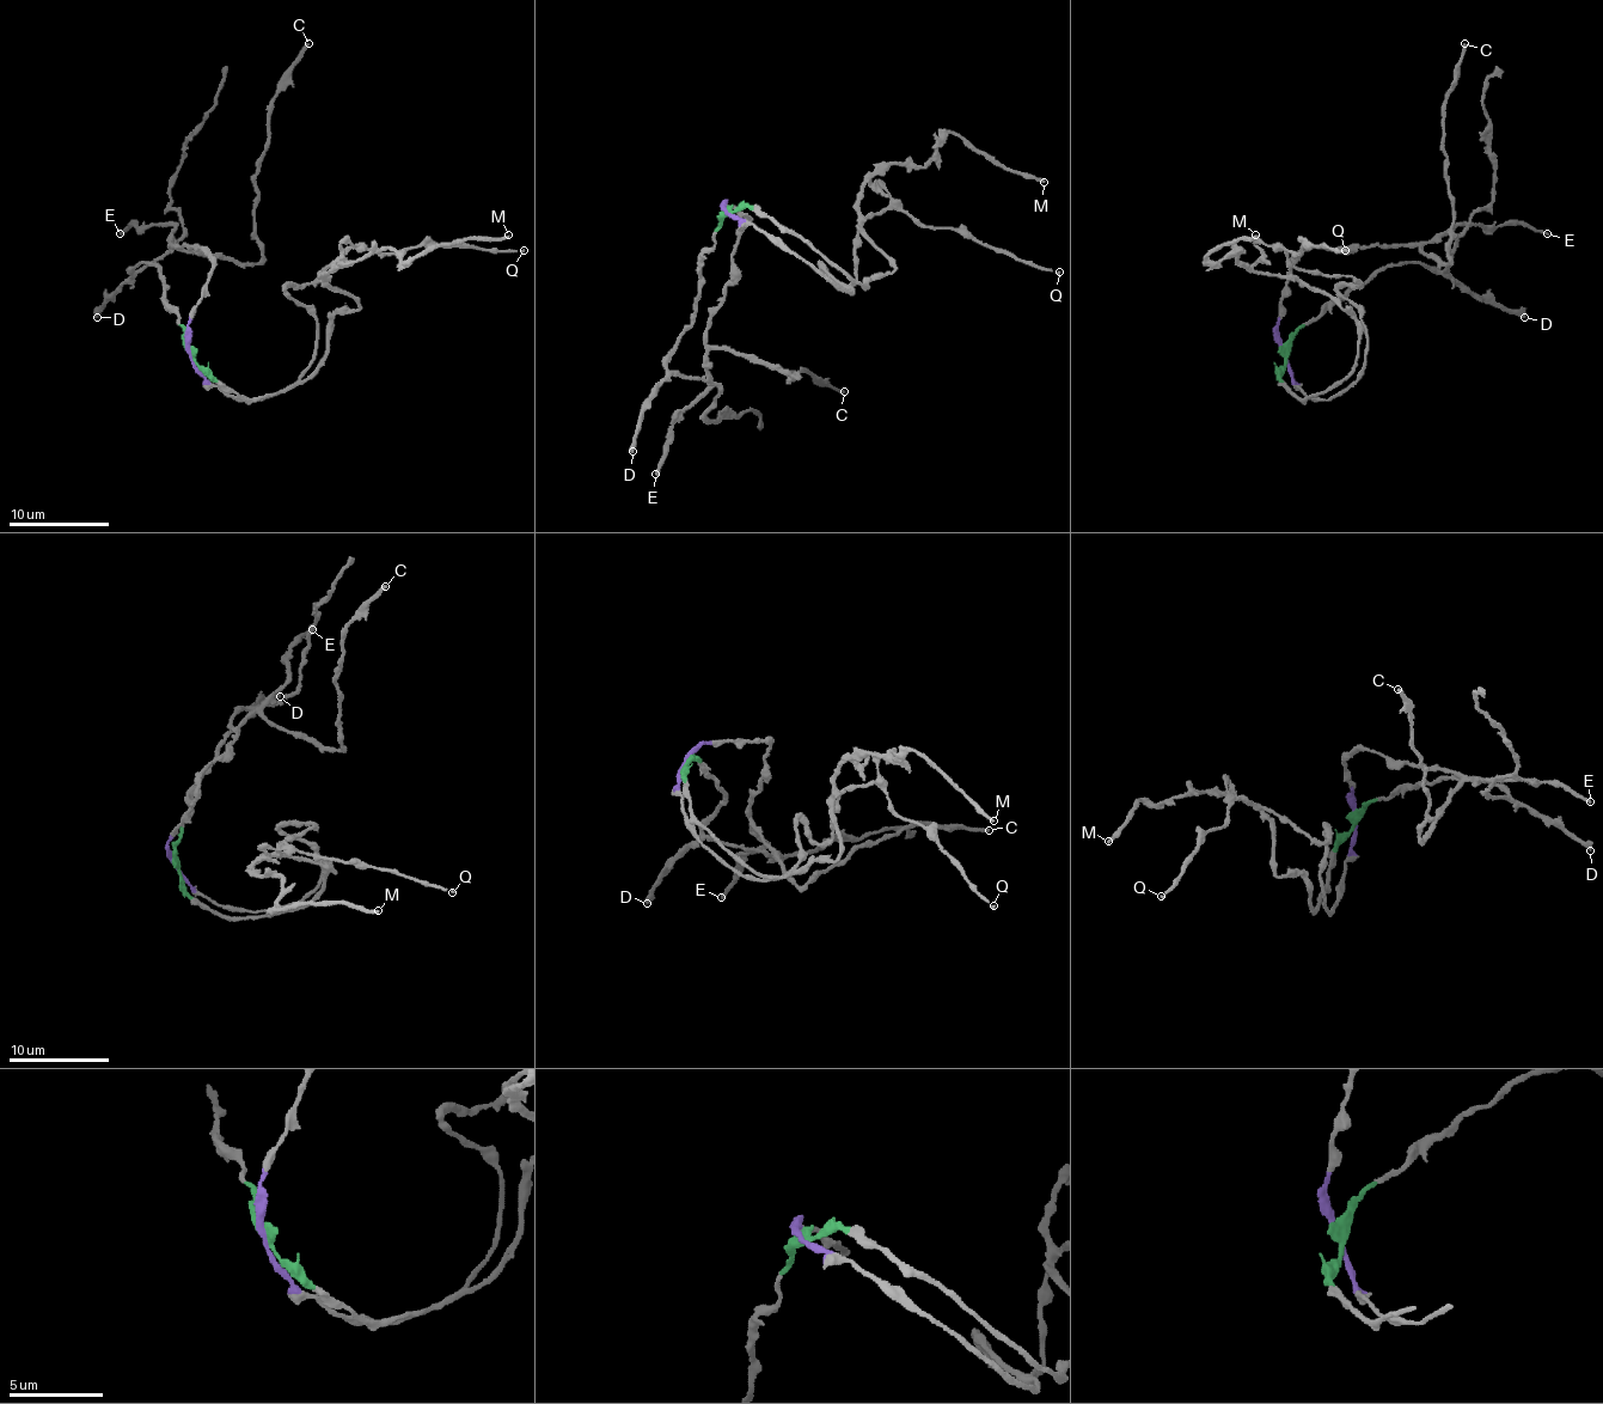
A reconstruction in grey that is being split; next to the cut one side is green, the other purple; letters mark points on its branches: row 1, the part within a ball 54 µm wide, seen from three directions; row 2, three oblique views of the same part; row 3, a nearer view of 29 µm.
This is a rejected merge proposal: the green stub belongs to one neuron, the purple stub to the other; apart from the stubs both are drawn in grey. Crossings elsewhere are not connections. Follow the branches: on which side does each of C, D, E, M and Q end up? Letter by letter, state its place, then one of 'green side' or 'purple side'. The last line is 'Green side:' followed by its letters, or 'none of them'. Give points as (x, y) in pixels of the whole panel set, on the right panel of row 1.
C: at (1464, 43); purple side
D: at (1524, 317); green side
E: at (1547, 233); purple side
M: at (1255, 234); green side
Q: at (1345, 250); purple side
Green side: D, M

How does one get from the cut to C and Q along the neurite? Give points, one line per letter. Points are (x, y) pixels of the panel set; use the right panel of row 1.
C: (1283, 353), (1286, 282), (1291, 264), (1314, 246), (1417, 244), (1437, 262), (1449, 260), (1444, 101), (1464, 43)
Q: (1283, 353), (1309, 396), (1357, 378), (1366, 325), (1339, 290), (1362, 285), (1298, 269), (1283, 246), (1344, 250)

